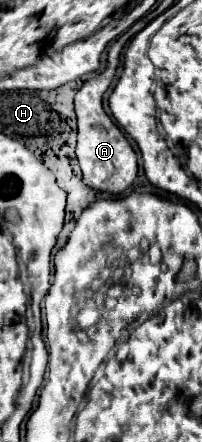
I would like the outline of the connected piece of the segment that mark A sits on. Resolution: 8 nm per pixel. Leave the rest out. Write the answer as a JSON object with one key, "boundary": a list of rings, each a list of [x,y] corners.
{"boundary":[[[130,28],[128,32],[124,32],[108,50],[108,64],[106,68],[96,74],[94,78],[86,80],[82,84],[82,88],[76,92],[76,116],[78,116],[78,146],[76,146],[76,158],[80,160],[80,168],[84,174],[84,184],[100,190],[100,192],[110,192],[110,194],[120,194],[124,192],[136,178],[138,174],[138,158],[136,152],[132,148],[132,144],[128,142],[128,138],[120,132],[120,128],[110,120],[110,116],[104,112],[102,108],[102,96],[104,92],[110,88],[114,76],[116,76],[116,68],[120,64],[120,54],[124,50],[124,46],[128,44],[128,40],[132,38],[134,28]]]}

